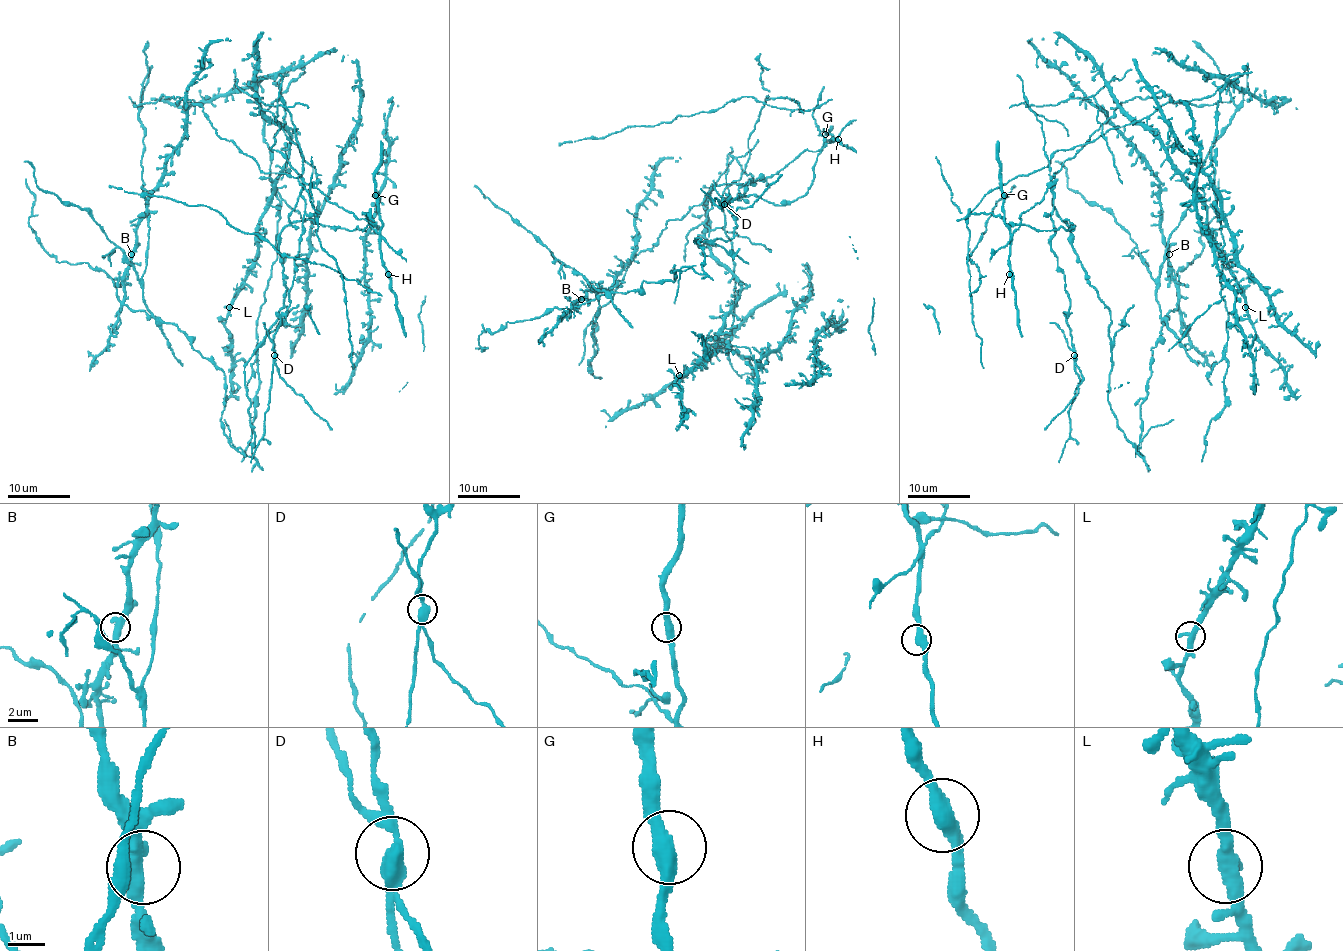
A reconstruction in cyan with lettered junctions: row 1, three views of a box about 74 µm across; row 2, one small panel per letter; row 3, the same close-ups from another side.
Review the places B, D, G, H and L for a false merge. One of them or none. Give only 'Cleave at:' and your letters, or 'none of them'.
Cleave at: D

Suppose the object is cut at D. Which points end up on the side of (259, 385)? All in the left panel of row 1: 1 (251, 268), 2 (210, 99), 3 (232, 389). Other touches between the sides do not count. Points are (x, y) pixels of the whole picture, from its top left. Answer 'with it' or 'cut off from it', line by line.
1: cut off from it
2: cut off from it
3: cut off from it

